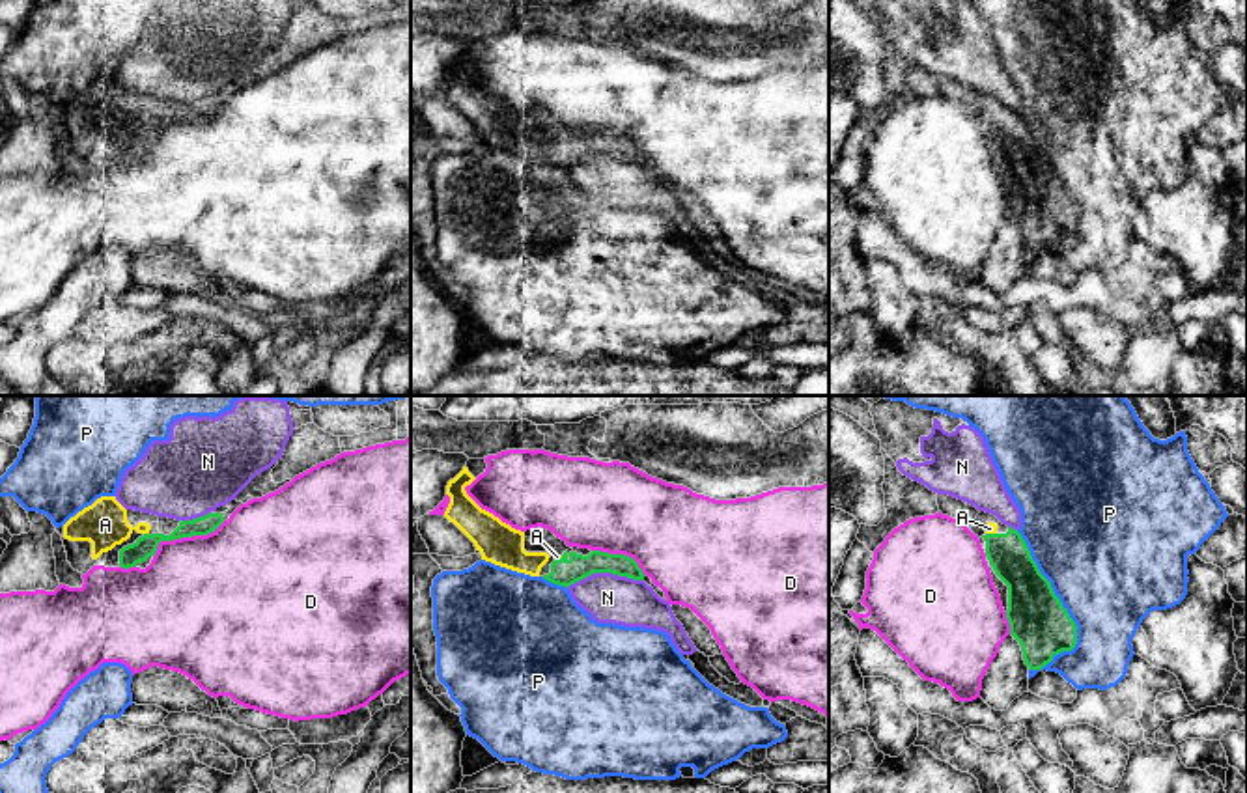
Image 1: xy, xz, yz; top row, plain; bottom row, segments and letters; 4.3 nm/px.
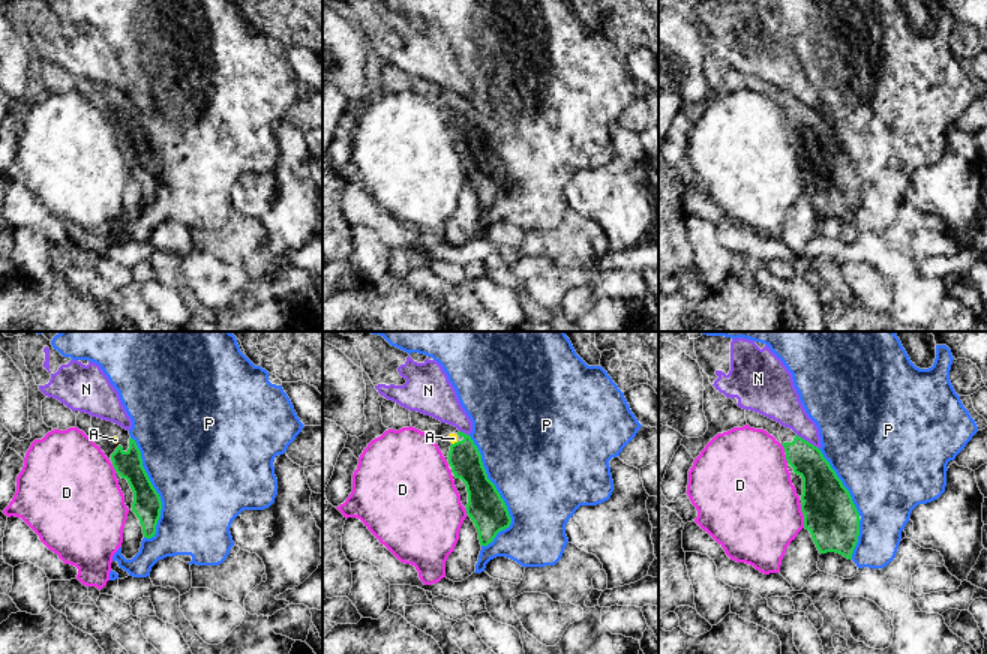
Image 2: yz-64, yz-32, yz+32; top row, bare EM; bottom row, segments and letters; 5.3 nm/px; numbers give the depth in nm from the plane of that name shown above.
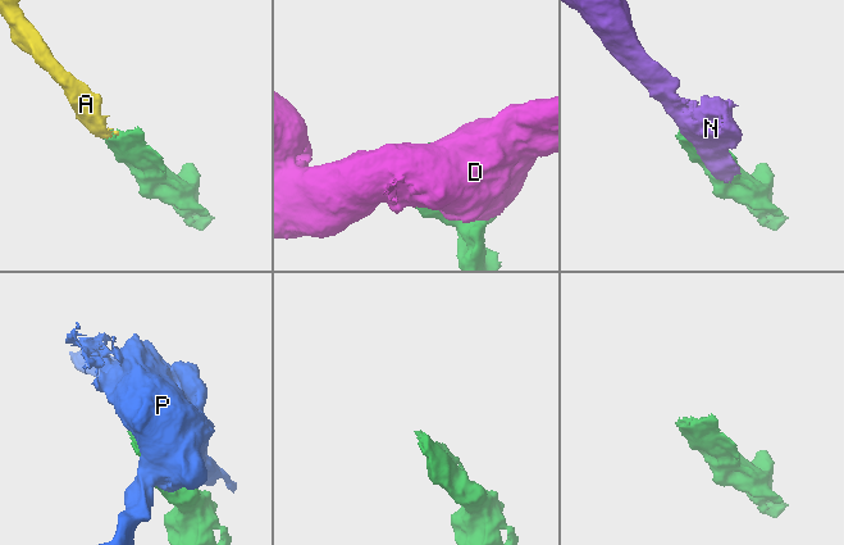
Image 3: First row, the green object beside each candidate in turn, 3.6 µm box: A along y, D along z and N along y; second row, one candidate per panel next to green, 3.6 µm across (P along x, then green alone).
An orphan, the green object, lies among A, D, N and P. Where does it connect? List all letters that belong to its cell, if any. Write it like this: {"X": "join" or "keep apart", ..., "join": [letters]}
{"A": "join", "D": "keep apart", "N": "keep apart", "P": "keep apart", "join": ["A"]}

